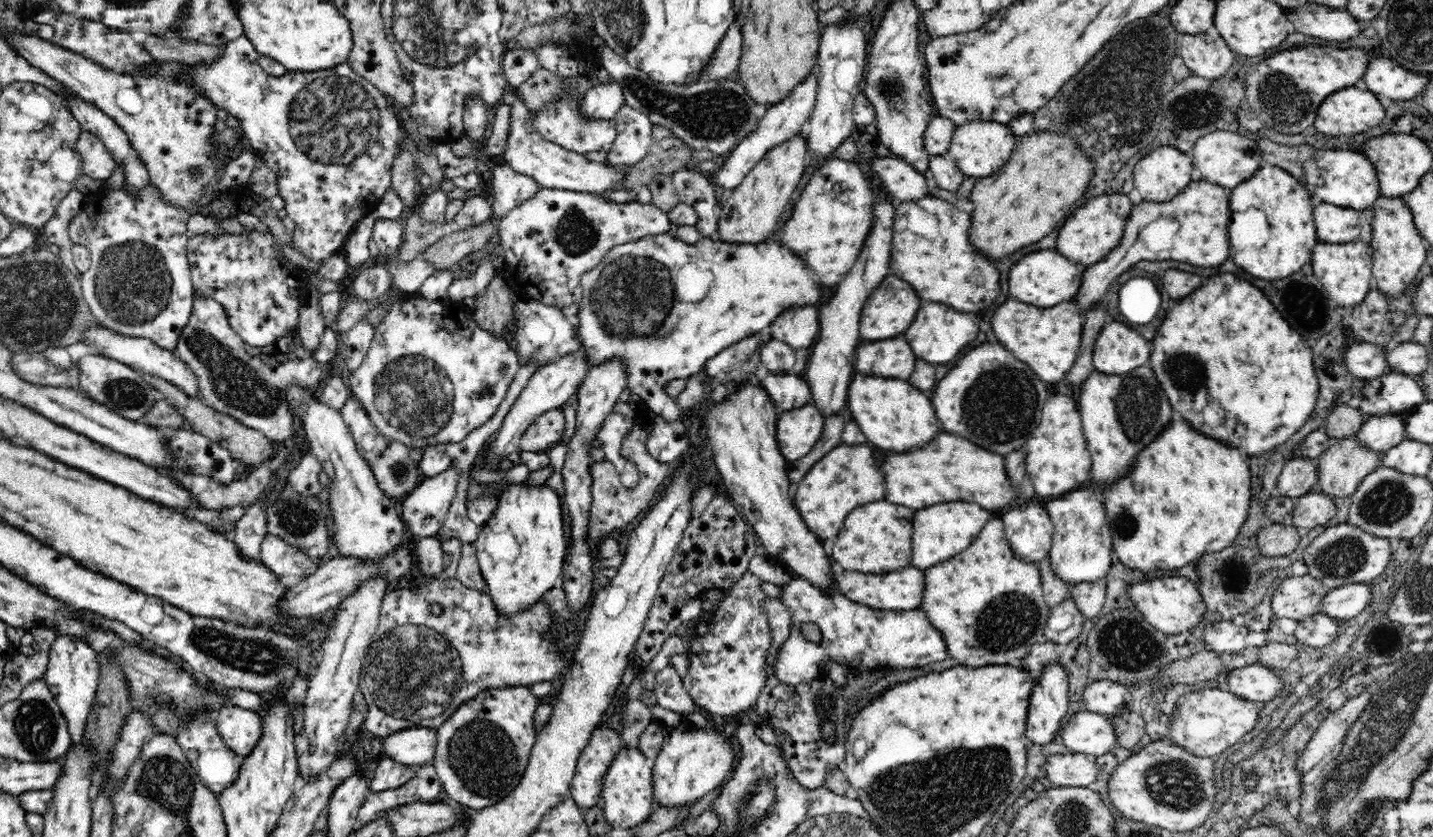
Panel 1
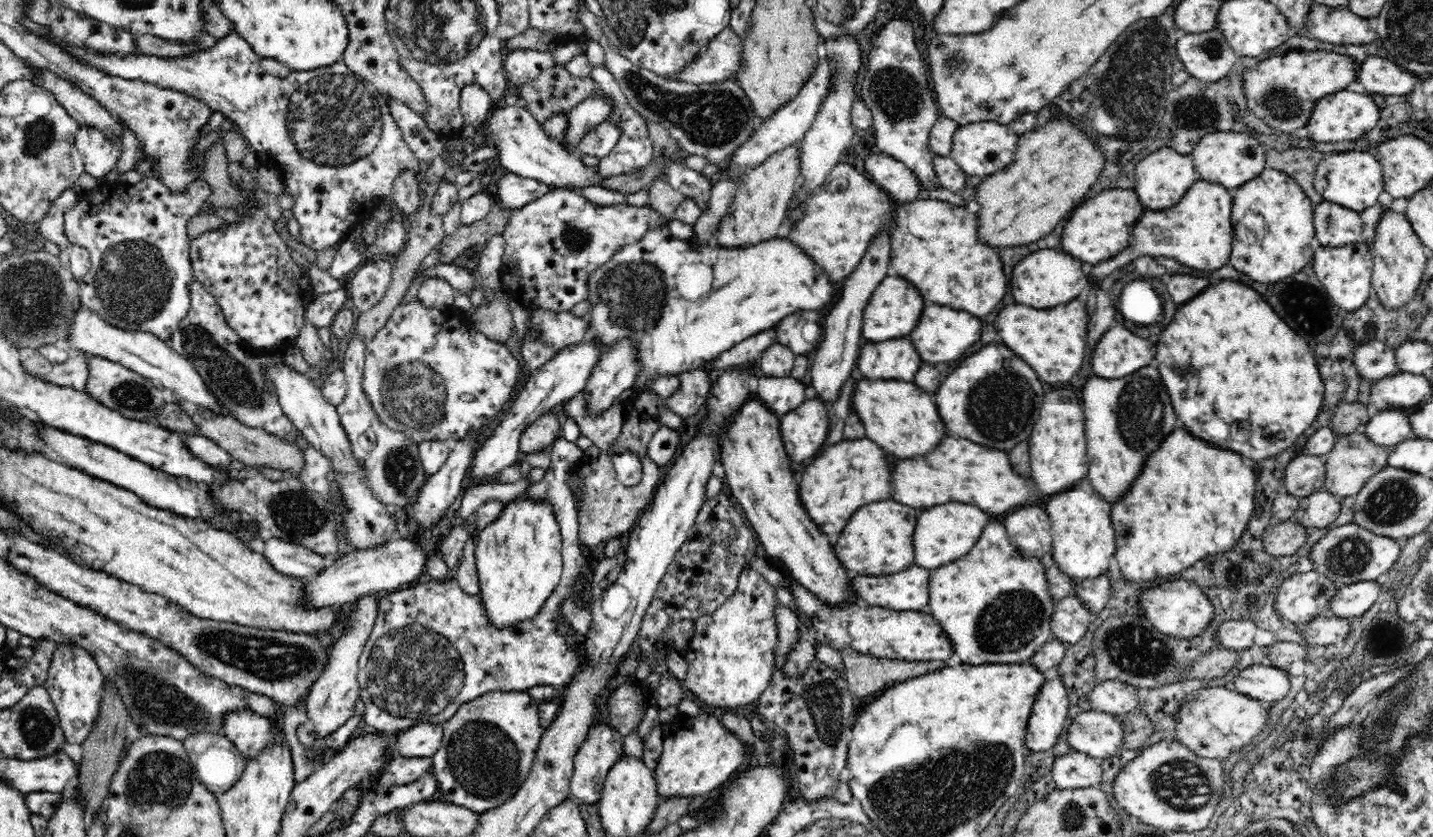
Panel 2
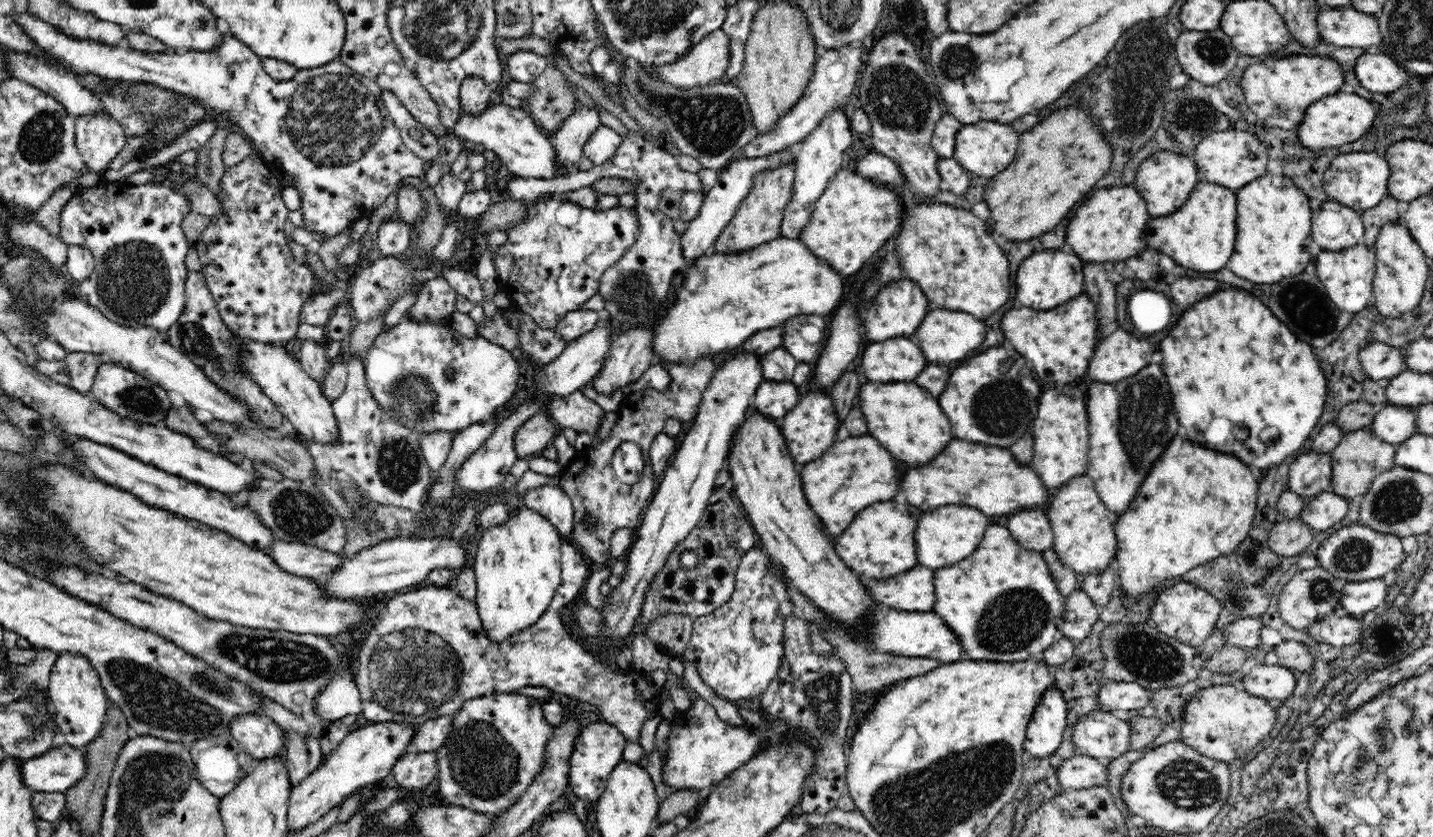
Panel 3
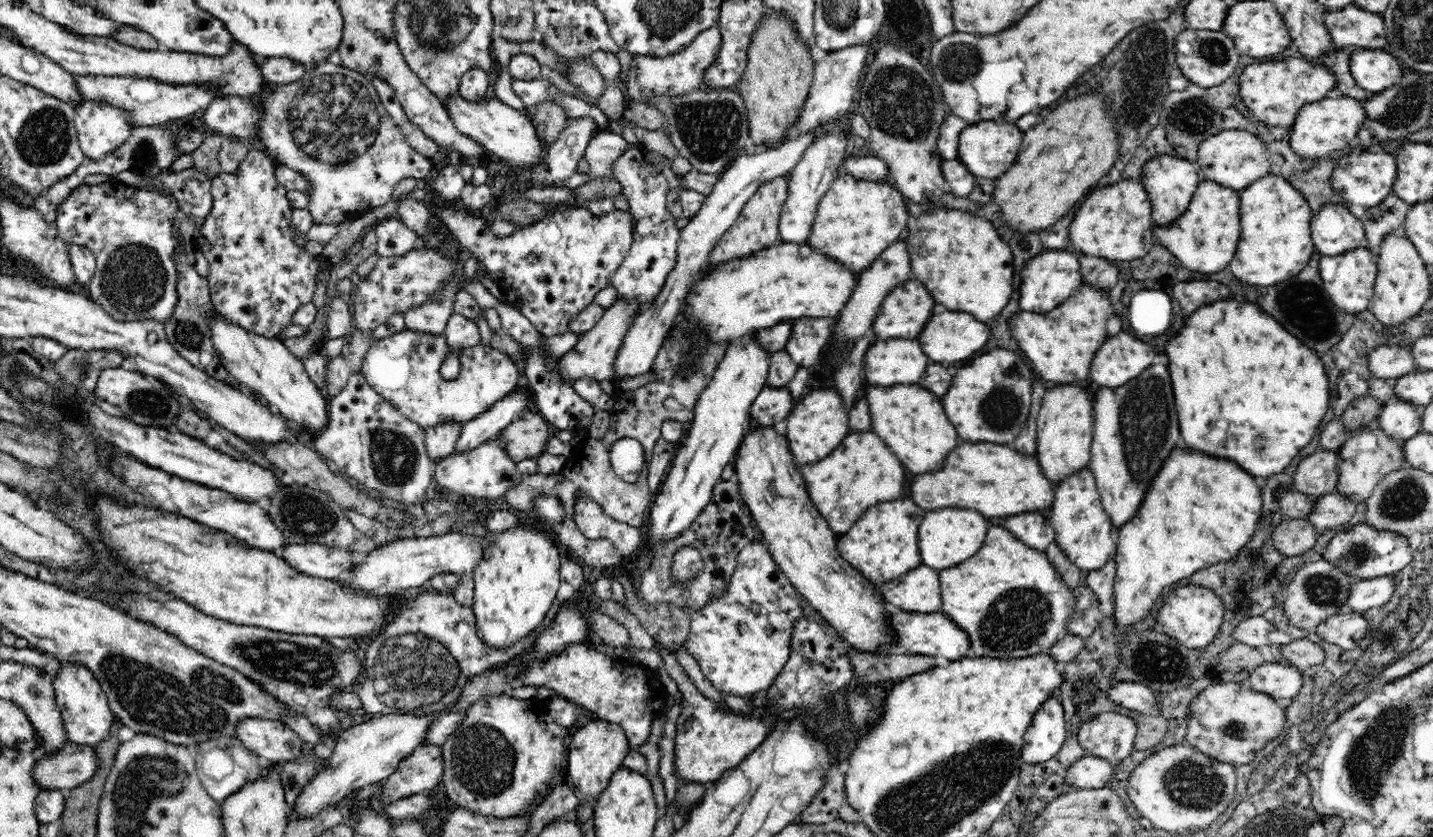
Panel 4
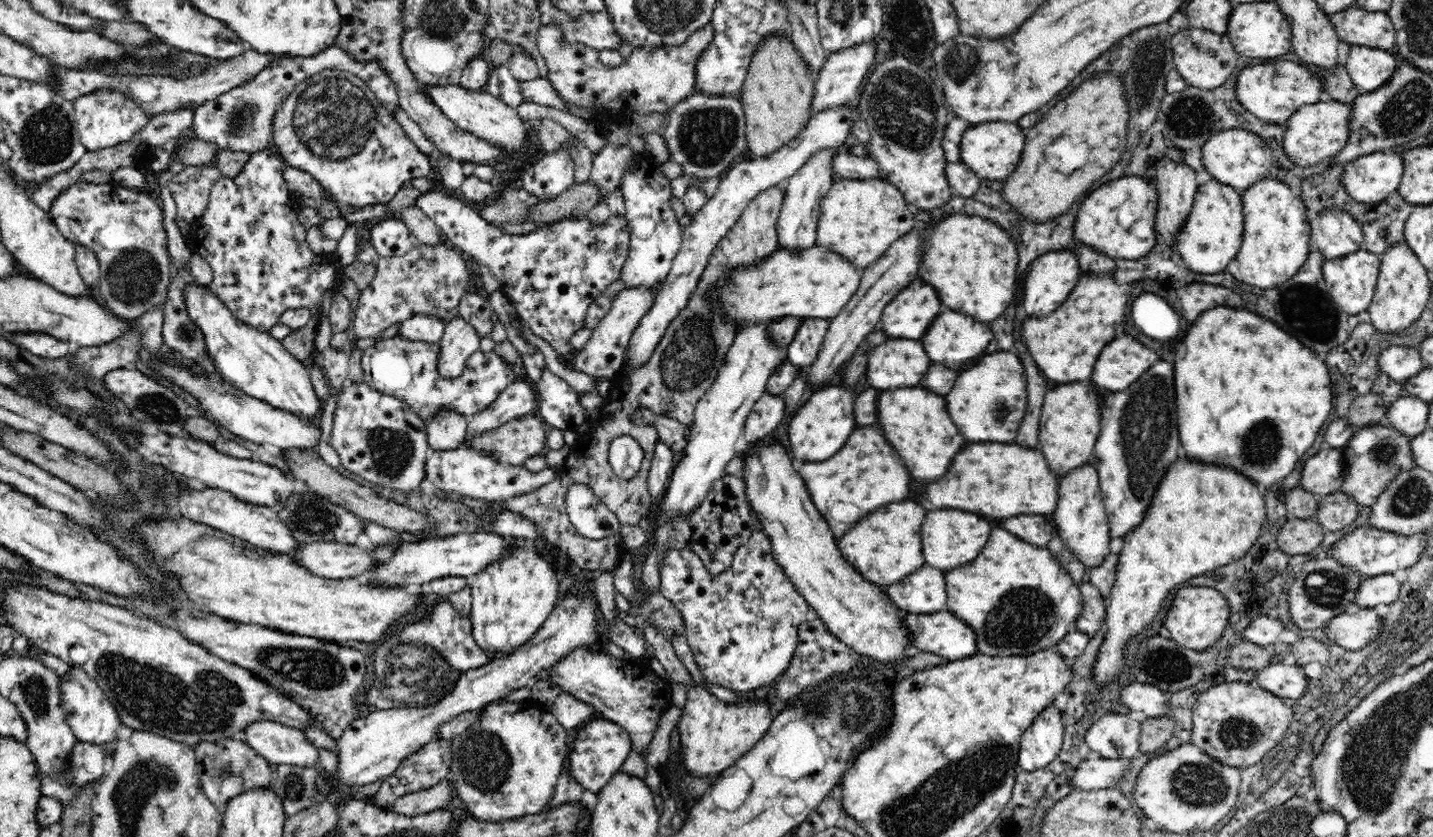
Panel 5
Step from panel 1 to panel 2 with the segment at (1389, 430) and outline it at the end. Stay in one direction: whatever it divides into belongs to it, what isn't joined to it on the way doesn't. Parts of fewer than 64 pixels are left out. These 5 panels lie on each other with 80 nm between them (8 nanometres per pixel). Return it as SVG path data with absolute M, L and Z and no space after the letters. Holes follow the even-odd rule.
M1401 409L1379 411L1368 420L1363 431L1373 444L1389 448L1412 438L1412 427L1410 427L1408 416Z

